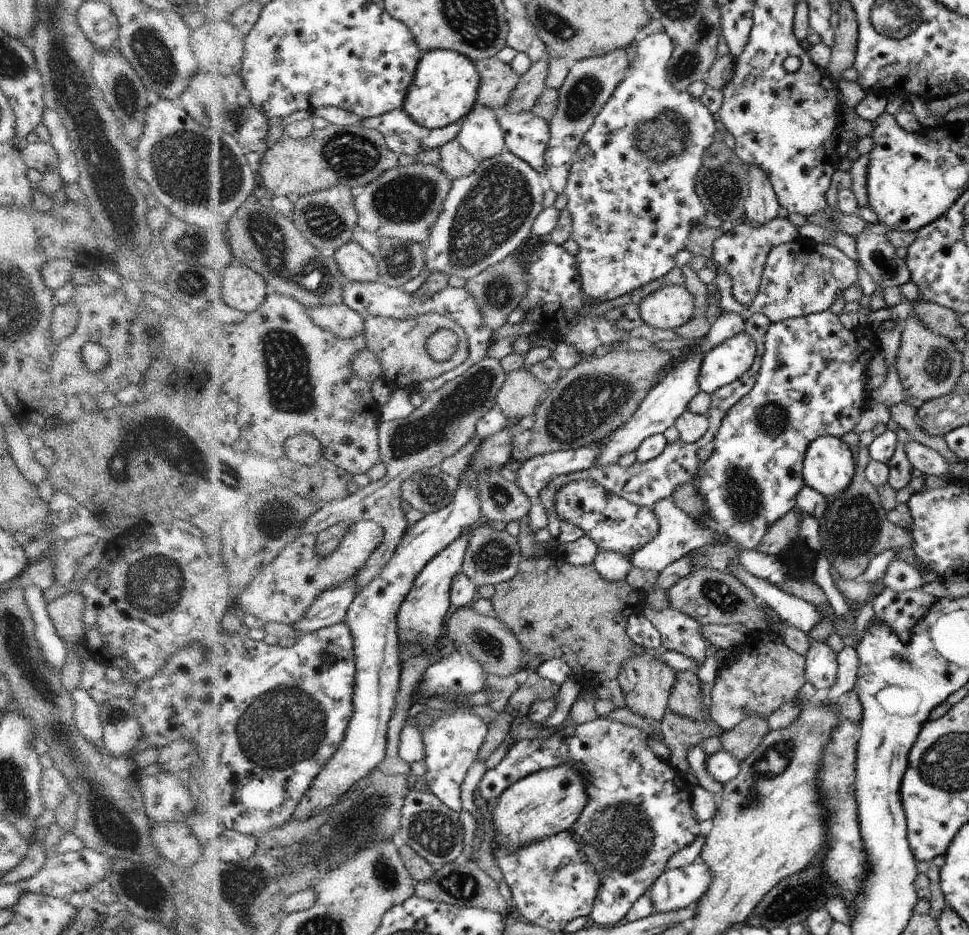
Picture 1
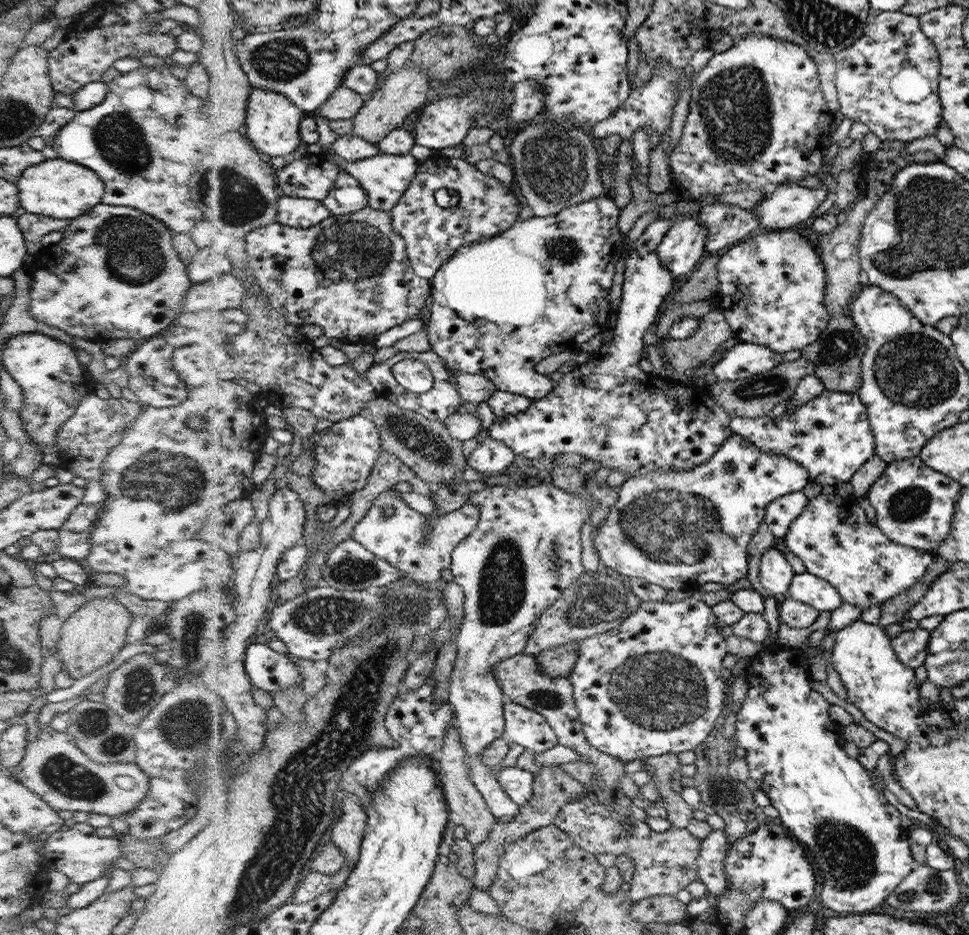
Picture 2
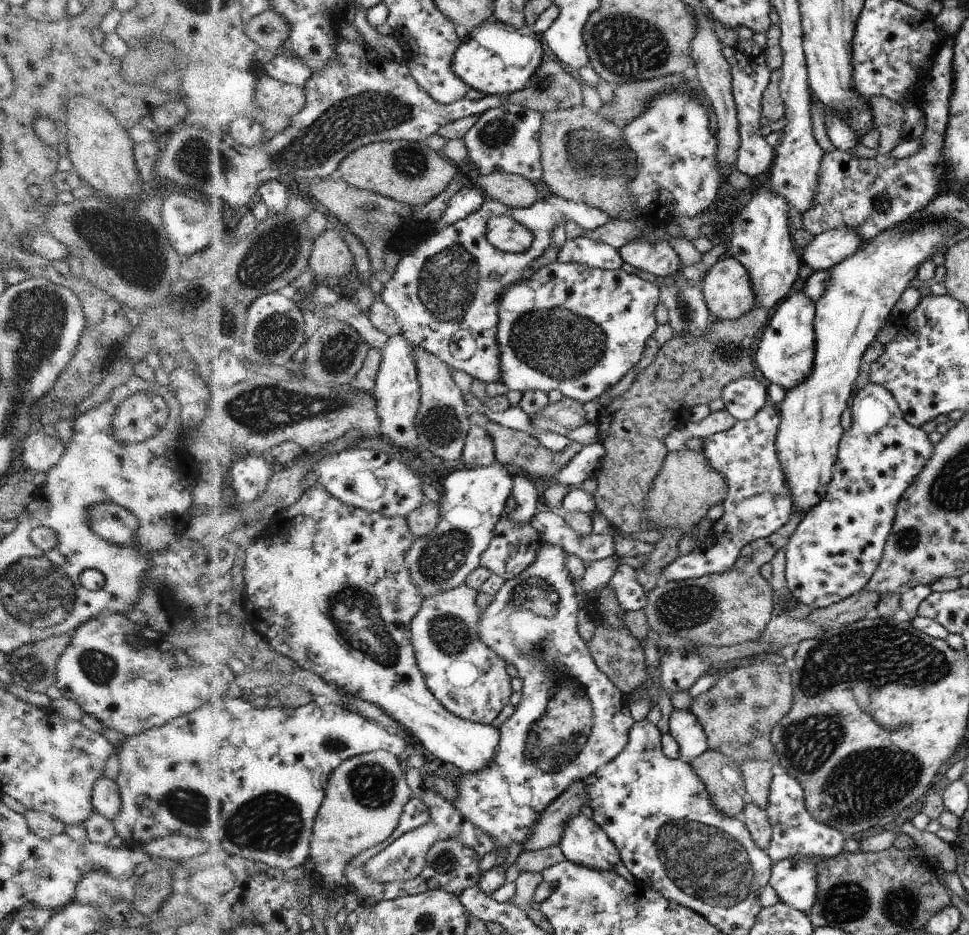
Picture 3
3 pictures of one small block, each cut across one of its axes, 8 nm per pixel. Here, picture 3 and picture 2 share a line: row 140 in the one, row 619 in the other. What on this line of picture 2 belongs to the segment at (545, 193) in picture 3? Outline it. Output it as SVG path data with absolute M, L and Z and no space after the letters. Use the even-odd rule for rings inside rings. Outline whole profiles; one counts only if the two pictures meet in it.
M545 480L538 485L494 485L487 486L480 492L473 492L469 494L466 505L478 505L481 513L479 514L479 521L476 528L458 544L458 548L453 554L453 565L451 570L453 571L453 576L458 586L462 589L464 595L463 602L463 620L462 624L458 630L458 661L456 661L456 669L454 669L454 675L452 675L452 683L450 683L450 698L452 702L452 707L457 708L458 712L458 732L461 736L461 743L463 744L464 750L469 754L469 760L467 760L467 765L469 768L470 780L474 782L474 788L480 792L482 798L484 798L485 803L491 810L491 813L497 818L502 818L502 816L516 816L520 812L520 806L517 802L514 802L509 798L508 792L505 788L502 788L500 780L497 776L490 773L492 768L481 763L481 752L482 750L488 748L490 744L494 741L500 739L505 733L505 718L504 718L504 701L505 692L502 688L501 680L497 676L498 664L505 661L508 658L516 656L516 654L521 654L525 650L525 647L529 643L529 638L533 634L533 630L537 626L537 622L541 620L542 613L549 608L555 601L559 599L562 593L566 589L570 588L574 582L580 580L584 576L586 570L582 565L582 543L580 538L580 528L584 524L584 521L588 520L591 515L590 507L588 507L586 499L581 499L578 495L574 493L566 493L559 487L553 484L551 480Z

